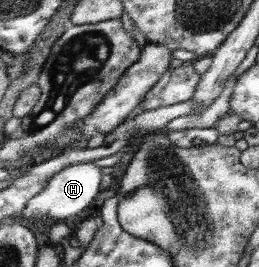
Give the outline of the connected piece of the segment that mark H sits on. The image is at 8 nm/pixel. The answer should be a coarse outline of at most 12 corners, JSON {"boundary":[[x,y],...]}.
{"boundary":[[95,161],[67,166],[19,217],[76,222],[99,194]]}

